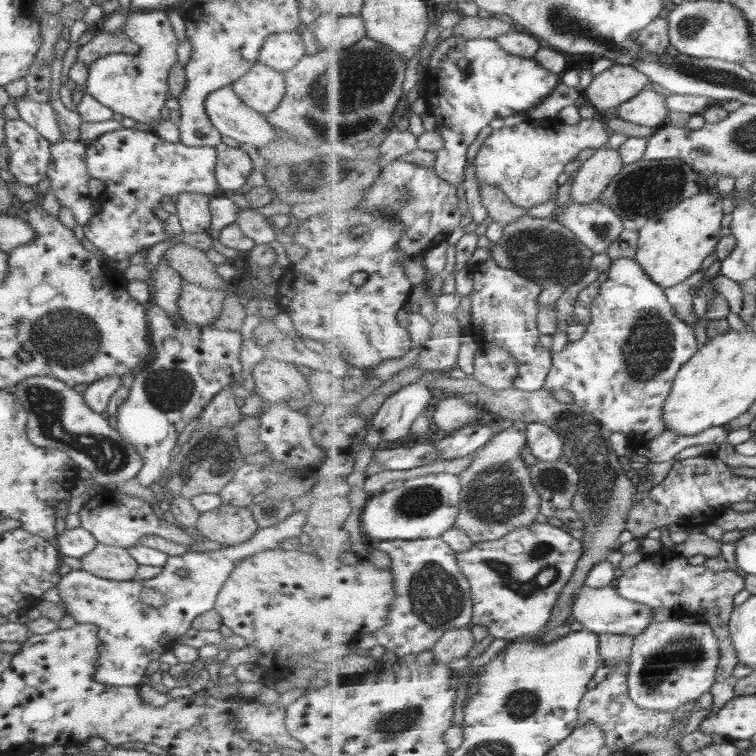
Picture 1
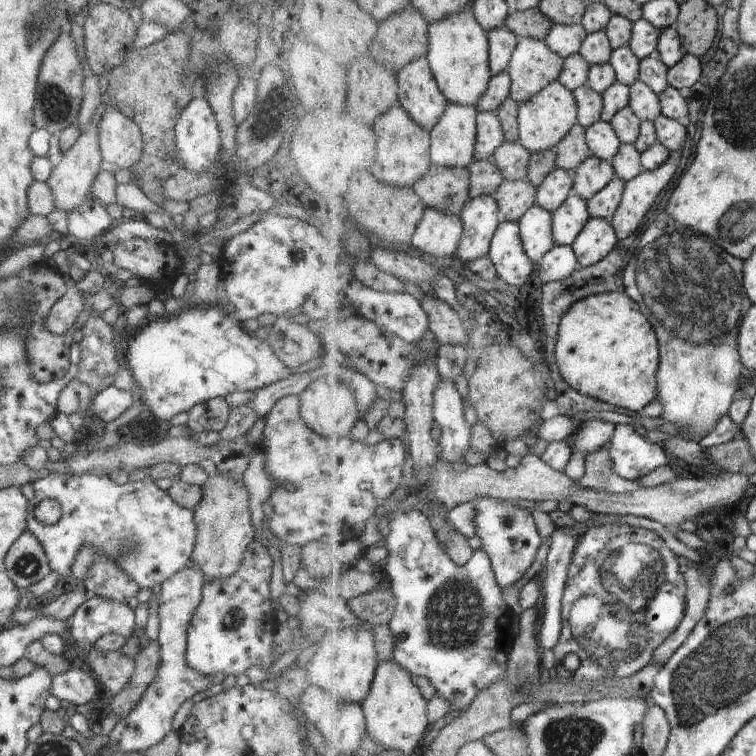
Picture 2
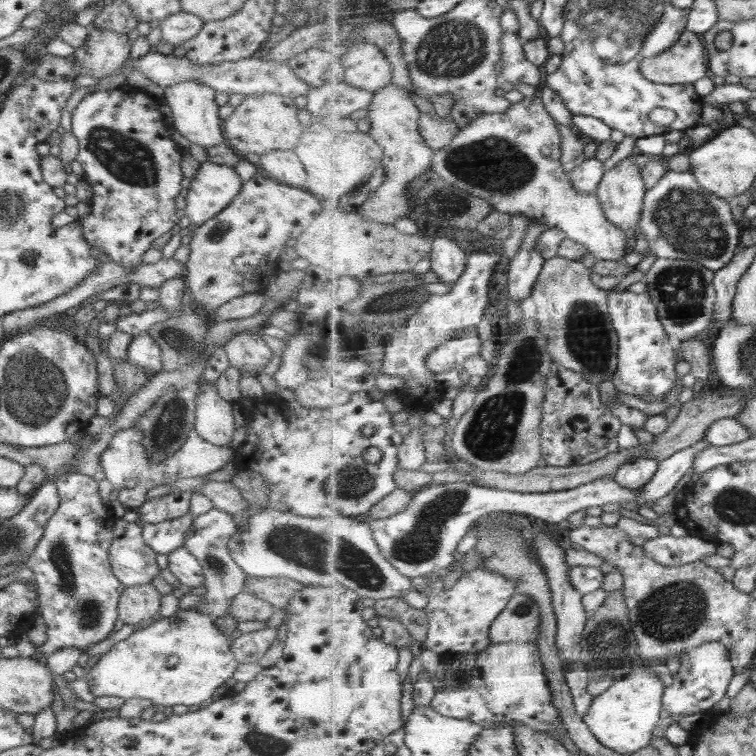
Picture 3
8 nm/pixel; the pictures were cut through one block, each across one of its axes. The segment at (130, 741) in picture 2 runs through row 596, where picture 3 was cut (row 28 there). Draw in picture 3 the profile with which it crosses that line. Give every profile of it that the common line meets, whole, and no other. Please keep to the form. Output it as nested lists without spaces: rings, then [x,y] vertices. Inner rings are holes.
[[[178,11],[159,22],[162,38],[175,47],[196,36],[205,22],[189,12]]]

